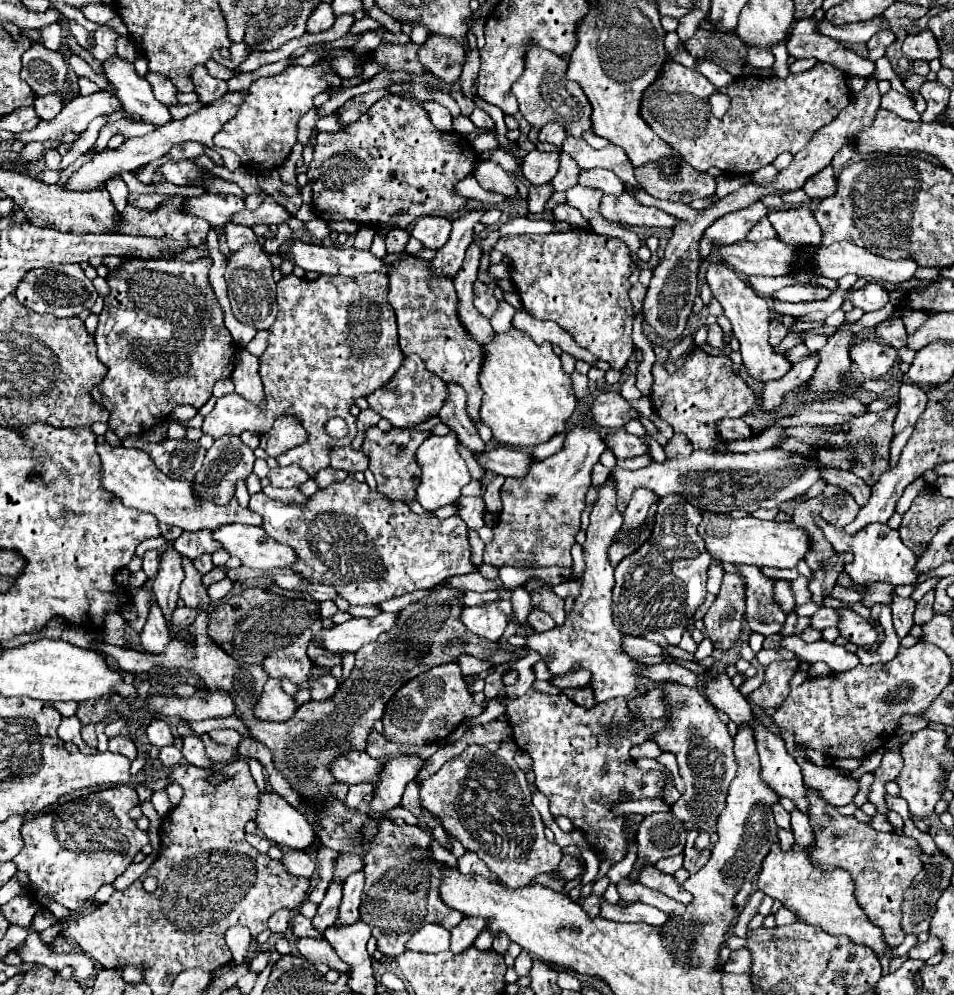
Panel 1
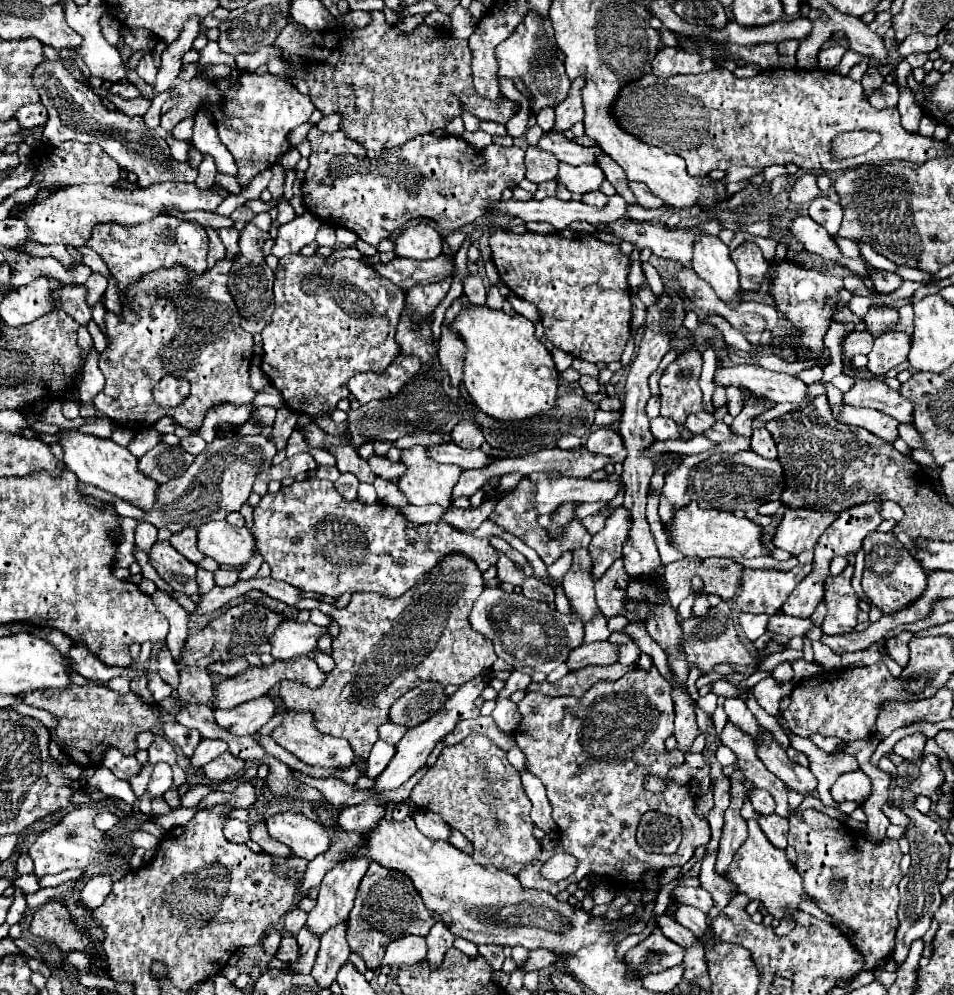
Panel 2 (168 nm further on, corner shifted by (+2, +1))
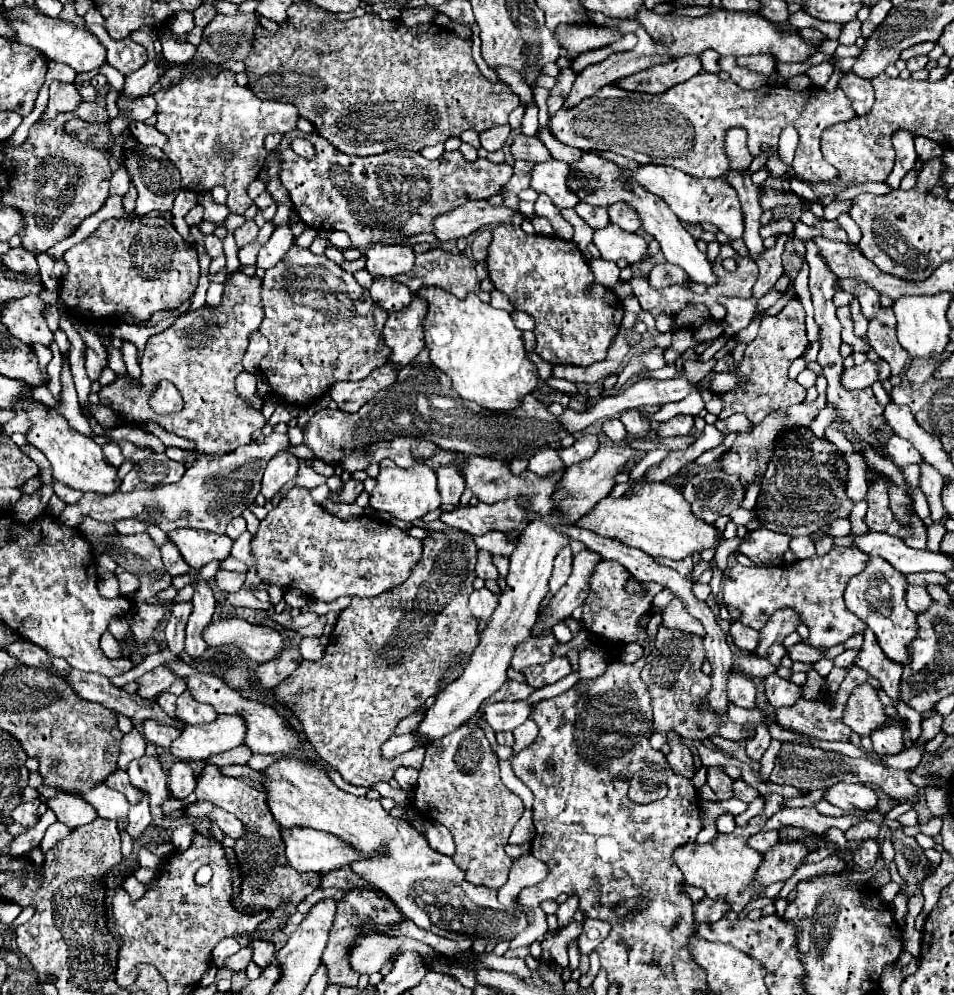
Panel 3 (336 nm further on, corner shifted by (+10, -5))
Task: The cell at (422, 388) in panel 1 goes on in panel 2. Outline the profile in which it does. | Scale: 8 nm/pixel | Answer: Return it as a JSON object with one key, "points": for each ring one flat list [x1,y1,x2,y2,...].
{"points":[[397,355,381,375,357,373,353,379,349,379,347,387,361,405,373,399,391,399,419,373,419,369,421,361,417,357]]}

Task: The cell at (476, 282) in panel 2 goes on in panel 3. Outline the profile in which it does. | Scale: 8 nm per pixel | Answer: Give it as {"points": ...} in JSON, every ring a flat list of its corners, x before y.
{"points":[[441,247,435,249,437,251,429,249,425,253,419,253,415,257,413,269,409,273,403,273,401,277,395,277,395,281,403,281,405,285,409,285,411,293,417,293,417,289,429,285,449,289,457,297,467,297,469,293,473,293,479,283,475,277,473,261,465,253,445,251]]}

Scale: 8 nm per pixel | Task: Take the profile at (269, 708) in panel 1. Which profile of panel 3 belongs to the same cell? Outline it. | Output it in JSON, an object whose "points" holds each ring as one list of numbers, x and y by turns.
{"points":[[217,717,209,725,185,725,181,735,171,743,169,753,179,761,205,761,213,755,235,749,245,739,241,717]]}

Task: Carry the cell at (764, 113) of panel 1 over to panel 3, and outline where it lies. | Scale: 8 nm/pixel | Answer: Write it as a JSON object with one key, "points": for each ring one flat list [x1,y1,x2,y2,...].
{"points":[[699,73,697,77,675,85,669,93,659,95,633,93,615,85,601,87,593,97,583,99,579,105,559,109,549,119,549,131,563,145,577,147,581,151,613,151,627,159,635,159,641,165,669,165,699,179,713,179,723,177,729,171,729,159,723,149,727,129,733,125,745,127,749,135,749,151,757,157,763,143,773,147,771,155,777,155,781,129,785,125,793,125,799,131,797,161,793,163,795,175,805,183,819,183,837,179,837,171,823,159,819,137,823,129,833,123,849,121,849,117,855,117,855,113,839,87,833,93,825,93,817,87,797,93,777,85,747,91,731,79,721,81,717,75]]}

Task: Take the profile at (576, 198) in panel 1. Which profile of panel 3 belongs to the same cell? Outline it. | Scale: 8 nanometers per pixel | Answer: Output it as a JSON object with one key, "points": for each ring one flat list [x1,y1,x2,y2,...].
{"points":[[577,203,575,205,577,215,591,227,591,229,603,229,609,225,609,217,607,217,607,209,593,209,591,205,583,205]]}

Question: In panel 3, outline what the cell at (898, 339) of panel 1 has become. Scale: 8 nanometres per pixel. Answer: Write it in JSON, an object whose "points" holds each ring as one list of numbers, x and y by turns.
{"points":[[841,279,837,283,839,283,839,287,843,291,851,293,853,297,857,297,857,301,861,303,861,311,863,311,863,315,867,319,871,319,873,313,877,313,877,309,881,309,881,305,879,305,879,293,873,287,869,287,867,283,857,281,857,279]]}

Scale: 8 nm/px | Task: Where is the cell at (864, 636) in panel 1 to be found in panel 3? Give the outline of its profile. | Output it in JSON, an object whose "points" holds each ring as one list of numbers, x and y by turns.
{"points":[[837,547,819,557,813,555,791,565,781,563,777,567,731,567,723,577,723,601,729,607,741,611,741,623,751,629,763,629,767,619,779,609,793,609,801,623,809,627,809,641,817,649,829,649,833,645,845,643,851,635,863,633,865,625,845,609,843,591,851,577,859,575,869,561,869,555,861,553,855,547]]}

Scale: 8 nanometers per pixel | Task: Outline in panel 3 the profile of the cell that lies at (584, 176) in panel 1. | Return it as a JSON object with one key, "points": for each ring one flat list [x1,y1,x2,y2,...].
{"points":[[551,159,545,163,535,163,535,167,531,171,529,187,535,189,537,193,549,195,553,205,559,211,575,207,579,199,565,185,567,171,569,171,569,165,563,161,557,161,557,159]]}

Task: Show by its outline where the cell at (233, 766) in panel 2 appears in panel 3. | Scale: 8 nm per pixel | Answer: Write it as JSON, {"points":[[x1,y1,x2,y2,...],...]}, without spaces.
{"points":[[207,765,201,775,197,777,197,799,211,801,219,805,221,809,233,813,247,829,245,837,235,839,233,851,237,857,237,865,243,873,241,877,241,895,237,897,237,903,243,909,265,909,269,915,273,915,283,901,291,901,291,907,287,907,287,915,295,913,295,905,301,903,309,893,319,889,321,875,319,873,295,873,295,869,285,861,285,845,281,837,281,827,277,821,273,821,273,815,269,813,269,807,265,805,265,791,251,785,243,779,233,777,221,777,219,767]]}

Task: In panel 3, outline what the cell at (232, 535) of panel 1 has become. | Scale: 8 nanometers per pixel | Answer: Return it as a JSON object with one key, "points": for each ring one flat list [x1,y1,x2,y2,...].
{"points":[[189,527,169,531,167,537,179,549,185,563,193,569,201,569,203,565,215,559,229,557,233,545,233,539,229,539,227,535,217,535,211,531,189,529]]}

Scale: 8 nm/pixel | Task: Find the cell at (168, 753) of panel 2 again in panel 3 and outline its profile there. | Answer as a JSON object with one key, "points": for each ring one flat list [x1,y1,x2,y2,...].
{"points":[[139,757,133,759,129,763,129,779,133,781,133,785,149,795,149,807,151,807,151,825,153,827,161,827,163,823,163,809,161,805,169,799,169,789,167,789,167,773,161,765,159,759,155,757]]}

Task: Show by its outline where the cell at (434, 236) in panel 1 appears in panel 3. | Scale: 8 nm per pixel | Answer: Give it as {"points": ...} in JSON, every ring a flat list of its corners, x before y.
{"points":[[373,245,365,253,365,269,373,277,395,277,407,273,413,267,415,253,411,247,403,245]]}

